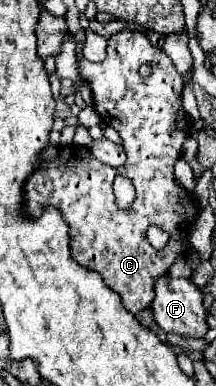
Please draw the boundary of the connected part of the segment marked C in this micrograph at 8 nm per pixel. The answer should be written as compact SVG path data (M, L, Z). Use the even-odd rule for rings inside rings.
M130 29L116 33L116 47L110 47L110 59L106 59L104 63L90 63L82 59L78 69L84 81L92 87L92 103L96 113L106 125L114 127L122 137L122 147L126 151L126 163L122 171L124 171L124 177L132 181L136 189L136 199L130 205L130 209L120 209L116 205L116 197L112 191L114 177L120 171L100 163L92 155L70 155L70 145L64 145L58 149L60 155L56 159L40 163L38 169L28 177L28 183L24 183L22 209L24 209L24 215L28 215L30 219L38 219L46 207L56 207L62 213L62 219L68 223L72 259L80 263L82 267L100 273L104 283L120 295L124 309L136 315L142 309L150 309L152 299L156 295L154 293L156 281L170 271L172 263L178 257L186 257L190 253L190 243L186 235L182 235L182 231L188 233L188 229L200 215L200 205L194 203L196 195L180 187L174 177L174 165L180 159L182 145L192 129L192 121L182 109L184 79L174 69L174 63L166 57L162 49L152 47L144 33L130 31ZM142 63L148 63L152 67L148 77L142 77L138 73L138 67ZM150 225L158 225L162 231L170 235L168 245L160 251L156 251L146 239L146 229Z

